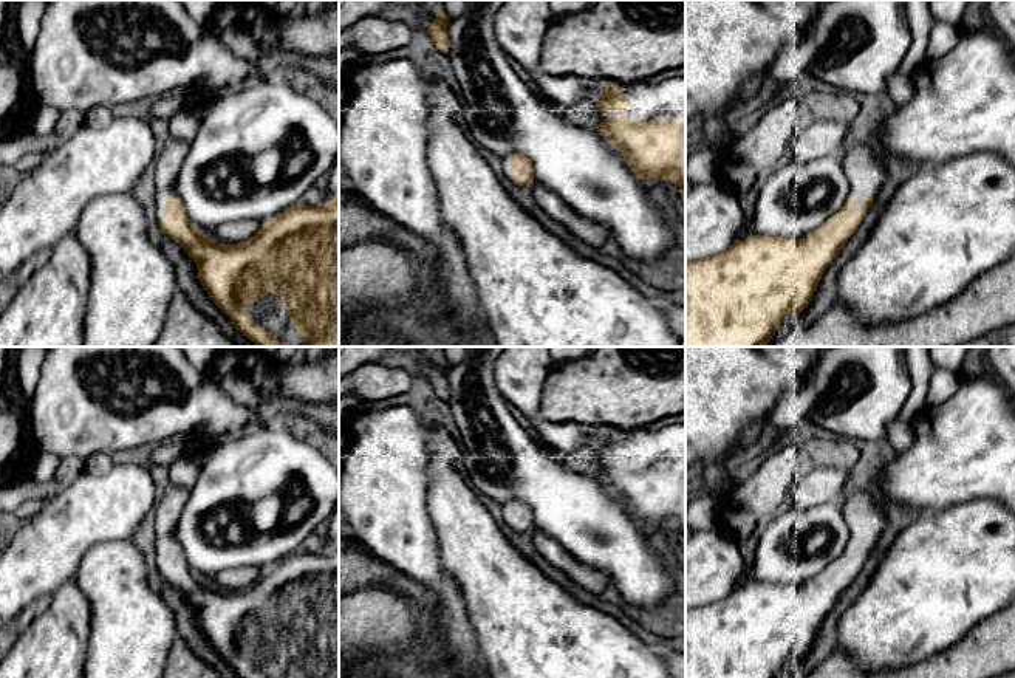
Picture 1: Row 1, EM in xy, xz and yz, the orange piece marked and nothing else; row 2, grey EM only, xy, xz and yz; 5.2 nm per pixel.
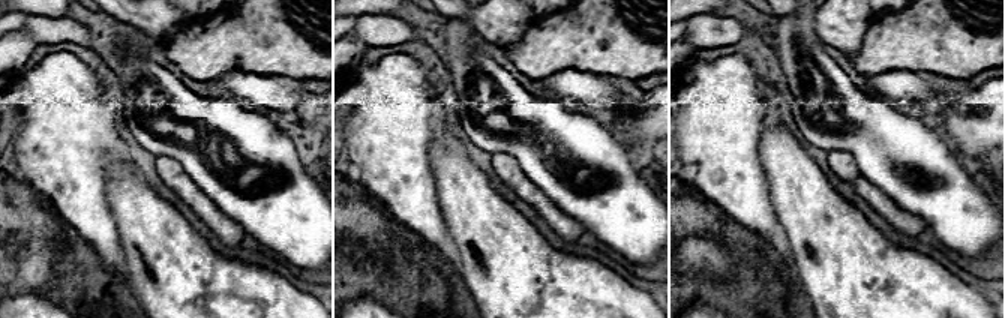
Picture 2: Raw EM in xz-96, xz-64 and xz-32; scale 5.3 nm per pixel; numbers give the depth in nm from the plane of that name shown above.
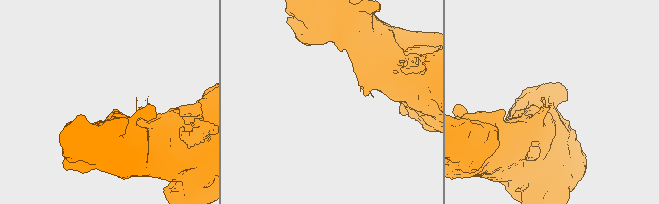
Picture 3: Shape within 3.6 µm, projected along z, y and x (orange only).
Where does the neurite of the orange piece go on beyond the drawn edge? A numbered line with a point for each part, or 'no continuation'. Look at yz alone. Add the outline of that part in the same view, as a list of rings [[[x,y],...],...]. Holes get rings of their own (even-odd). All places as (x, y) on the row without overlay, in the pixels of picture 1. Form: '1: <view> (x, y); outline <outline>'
1: yz (865, 514); outline [[[870,485],[853,491],[842,503],[842,512],[849,528],[849,540],[856,553],[865,557],[862,548],[876,545],[887,526],[887,508]]]

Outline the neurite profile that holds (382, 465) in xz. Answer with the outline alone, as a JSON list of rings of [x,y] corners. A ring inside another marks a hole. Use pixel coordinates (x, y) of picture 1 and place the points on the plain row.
[[[365,404],[345,421],[345,441],[339,447],[339,517],[354,528],[354,539],[374,557],[398,568],[416,587],[435,590],[444,579],[444,563],[435,525],[427,511],[427,421],[410,407],[374,409]]]

